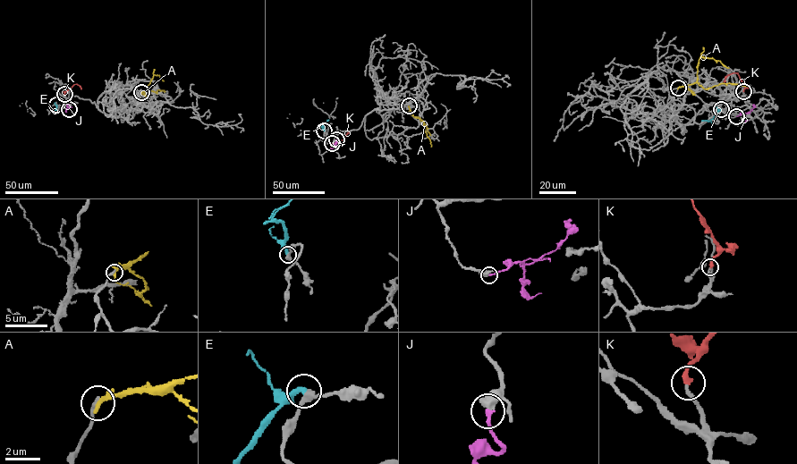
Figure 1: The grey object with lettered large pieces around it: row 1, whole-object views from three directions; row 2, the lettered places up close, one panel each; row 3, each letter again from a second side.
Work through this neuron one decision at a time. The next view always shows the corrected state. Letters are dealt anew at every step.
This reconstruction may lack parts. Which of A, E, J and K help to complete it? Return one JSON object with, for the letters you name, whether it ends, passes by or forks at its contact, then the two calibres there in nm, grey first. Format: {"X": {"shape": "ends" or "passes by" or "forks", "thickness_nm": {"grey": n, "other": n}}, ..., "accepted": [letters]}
{"K": {"shape": "ends", "thickness_nm": {"grey": 190, "other": 320}}, "accepted": ["K"]}

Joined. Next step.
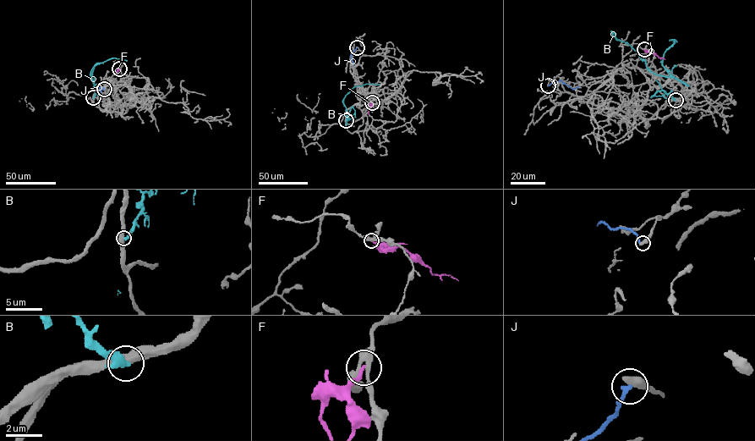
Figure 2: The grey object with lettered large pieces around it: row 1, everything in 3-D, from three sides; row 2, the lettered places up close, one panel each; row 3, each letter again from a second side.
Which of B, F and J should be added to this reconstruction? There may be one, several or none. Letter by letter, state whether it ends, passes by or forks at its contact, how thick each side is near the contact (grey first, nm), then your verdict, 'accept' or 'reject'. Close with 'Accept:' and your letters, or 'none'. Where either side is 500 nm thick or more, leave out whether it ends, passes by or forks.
B: calibres 500 and 240 nm; reject
F: it ends; calibres 280 and 180 nm; reject
J: calibres 550 and 220 nm; reject
Accept: none

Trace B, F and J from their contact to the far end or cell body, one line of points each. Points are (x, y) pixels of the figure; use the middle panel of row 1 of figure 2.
B: (346, 120), (347, 114), (342, 101), (345, 96), (355, 86), (367, 84), (379, 85)
F: (372, 102), (369, 114)
J: (357, 47), (350, 55), (353, 65)

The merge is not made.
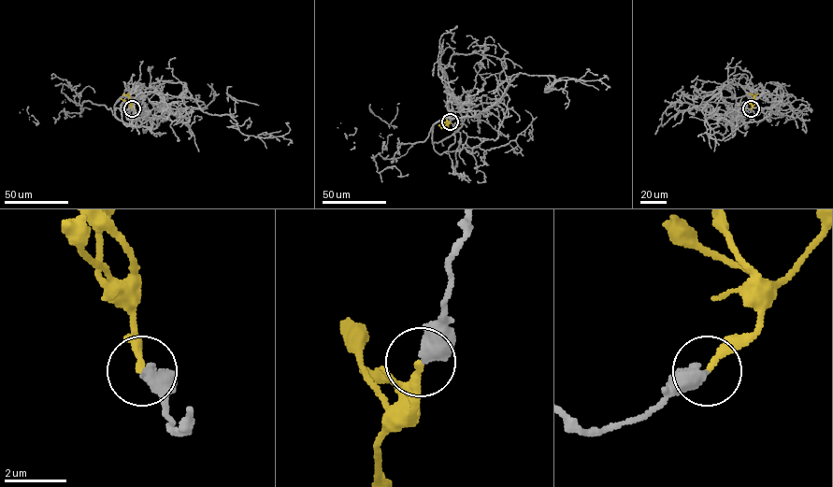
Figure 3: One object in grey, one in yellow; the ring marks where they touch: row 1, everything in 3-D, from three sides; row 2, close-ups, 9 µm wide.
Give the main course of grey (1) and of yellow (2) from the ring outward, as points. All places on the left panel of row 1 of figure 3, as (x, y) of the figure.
1: (132, 108), (131, 124), (115, 116), (120, 97), (154, 88), (165, 112), (181, 121), (182, 109), (158, 116)
2: (132, 108), (130, 97), (122, 94)

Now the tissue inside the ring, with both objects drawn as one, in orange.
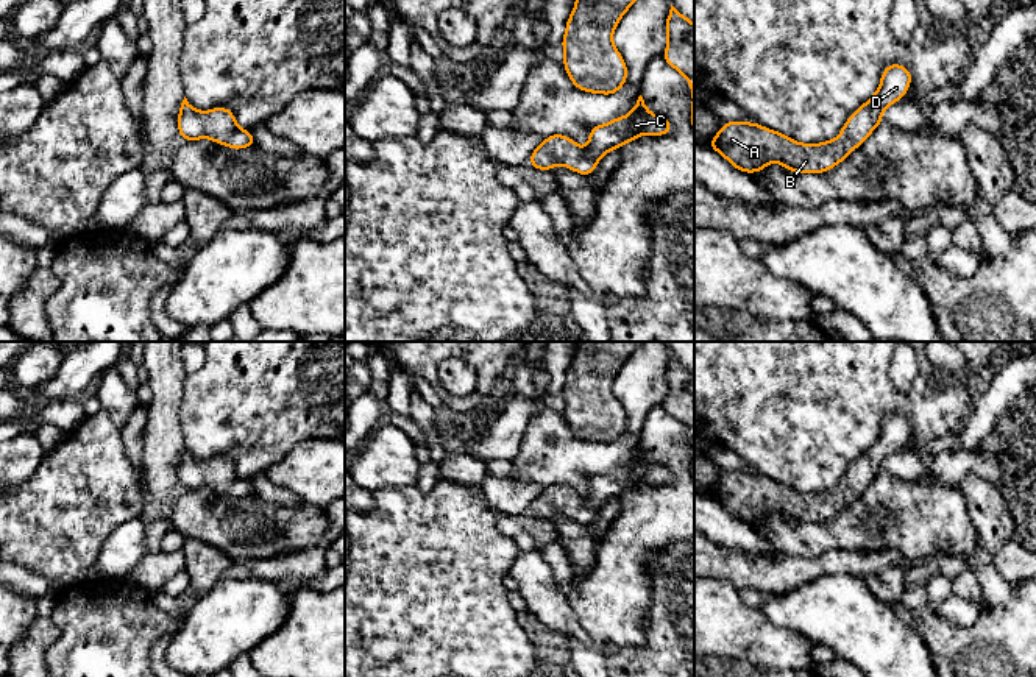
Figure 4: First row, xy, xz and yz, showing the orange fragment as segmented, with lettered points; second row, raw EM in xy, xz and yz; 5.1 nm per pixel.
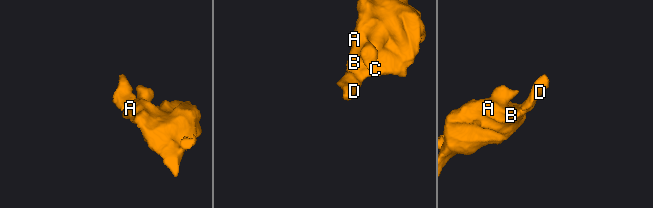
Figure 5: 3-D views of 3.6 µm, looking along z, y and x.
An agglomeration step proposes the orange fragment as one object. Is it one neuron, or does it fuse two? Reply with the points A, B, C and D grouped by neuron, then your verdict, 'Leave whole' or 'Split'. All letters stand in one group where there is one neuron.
Groups: A B C D. Leave whole

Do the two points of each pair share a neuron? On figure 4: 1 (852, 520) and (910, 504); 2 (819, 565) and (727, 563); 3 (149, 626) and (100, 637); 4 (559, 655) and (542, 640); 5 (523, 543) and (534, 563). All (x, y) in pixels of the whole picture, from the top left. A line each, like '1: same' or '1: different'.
1: same
2: same
3: same
4: same
5: different

